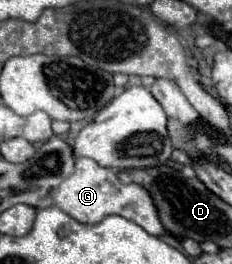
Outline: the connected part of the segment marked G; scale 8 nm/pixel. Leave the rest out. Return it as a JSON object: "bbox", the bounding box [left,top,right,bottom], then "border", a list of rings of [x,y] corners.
{"bbox":[53,158,165,236],"border":[[[77,158],[75,160],[75,172],[61,182],[57,192],[53,192],[53,202],[59,206],[63,212],[73,216],[75,220],[83,224],[97,224],[105,216],[117,214],[127,220],[133,220],[139,224],[145,232],[153,236],[165,236],[165,226],[161,224],[161,218],[157,216],[157,208],[153,204],[153,198],[141,184],[121,184],[117,174],[109,168],[101,168],[95,160],[91,158]]]}

